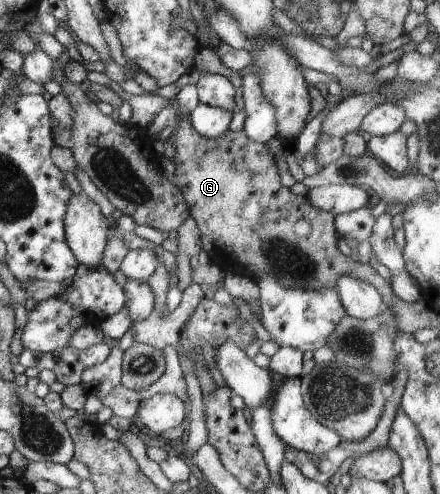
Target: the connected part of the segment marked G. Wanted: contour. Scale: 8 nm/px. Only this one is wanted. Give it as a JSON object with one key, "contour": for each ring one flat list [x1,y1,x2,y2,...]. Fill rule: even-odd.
{"contour":[[187,114,179,115,172,135,175,138,172,144,175,155,171,159,175,164,175,182,190,210,190,216,198,224,203,250,225,272,247,275,255,280,263,273,269,273,283,286,314,291,334,287,340,276,354,276,380,291,385,306,393,310,395,302,400,298,394,293,389,282,369,263,360,263,349,255,343,255,337,248,340,236,334,225,336,215,315,208,307,200,307,196,295,195,291,193,290,188,281,184,280,170,277,169,268,143,251,140,244,133,244,129,238,132,227,129,217,138,204,137,194,129],[301,218,308,220,312,227,311,234,305,238,299,237,293,229]]}

